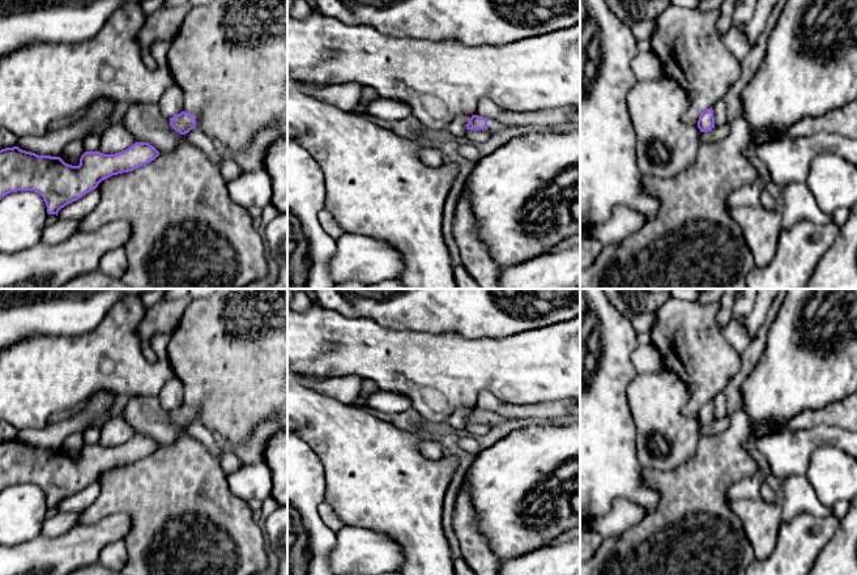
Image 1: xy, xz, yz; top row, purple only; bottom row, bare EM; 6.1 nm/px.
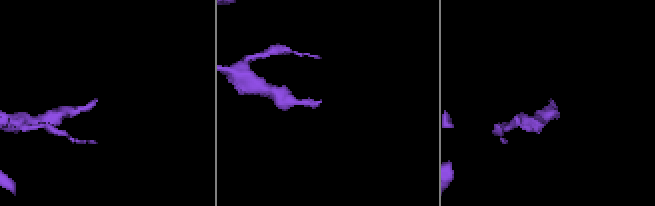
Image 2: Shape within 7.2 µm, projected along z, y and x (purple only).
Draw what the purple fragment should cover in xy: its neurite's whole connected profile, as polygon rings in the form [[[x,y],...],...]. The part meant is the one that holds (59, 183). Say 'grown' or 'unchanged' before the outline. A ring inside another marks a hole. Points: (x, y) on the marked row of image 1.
unchanged; [[[135,142],[125,150],[115,154],[101,152],[85,152],[80,158],[78,166],[65,163],[60,157],[38,156],[18,146],[0,150],[0,200],[17,191],[34,191],[39,193],[47,206],[48,214],[56,214],[65,205],[81,199],[98,184],[118,174],[133,171],[154,161],[159,152],[149,142]]]

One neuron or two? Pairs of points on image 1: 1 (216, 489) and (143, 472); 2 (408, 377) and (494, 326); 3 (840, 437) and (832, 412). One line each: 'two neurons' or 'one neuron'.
1: one neuron
2: two neurons
3: two neurons

